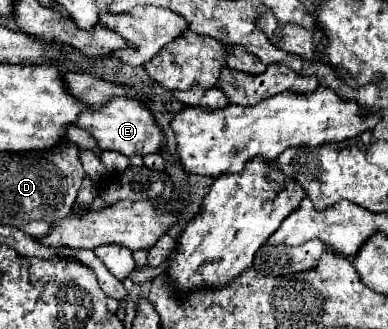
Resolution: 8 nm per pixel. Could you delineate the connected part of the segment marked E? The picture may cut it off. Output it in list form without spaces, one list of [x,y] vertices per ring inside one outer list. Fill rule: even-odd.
[[[111,98],[109,102],[105,102],[105,106],[87,108],[79,114],[77,126],[87,130],[97,140],[101,150],[115,150],[125,156],[153,154],[165,146],[161,130],[155,126],[155,120],[149,110],[131,98]]]

